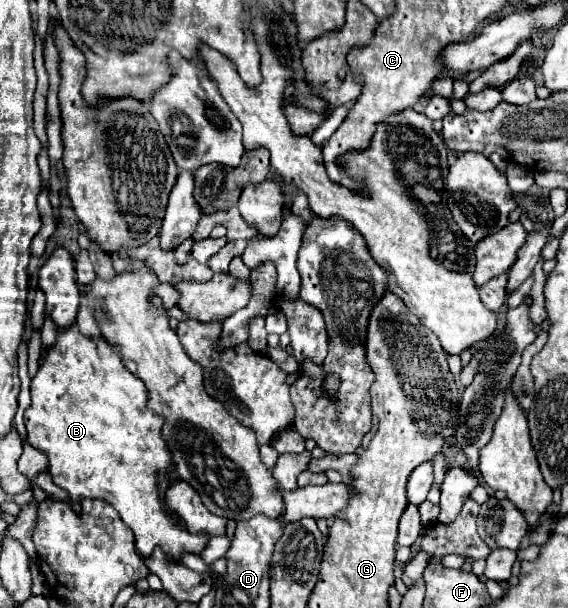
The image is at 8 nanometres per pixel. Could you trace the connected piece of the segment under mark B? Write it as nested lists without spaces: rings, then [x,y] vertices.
[[[77,324],[61,328],[55,344],[45,348],[39,358],[39,370],[31,382],[31,406],[25,410],[27,442],[49,458],[49,474],[57,486],[69,492],[75,510],[79,510],[81,498],[103,498],[133,530],[135,546],[143,556],[149,556],[155,546],[161,546],[163,552],[179,562],[181,552],[199,554],[209,538],[191,536],[185,530],[185,524],[179,522],[169,508],[163,510],[163,500],[159,500],[159,482],[163,480],[165,484],[169,480],[167,472],[173,462],[161,436],[163,420],[147,408],[145,392],[145,384],[123,366],[119,348],[107,344],[103,336],[83,336]]]

